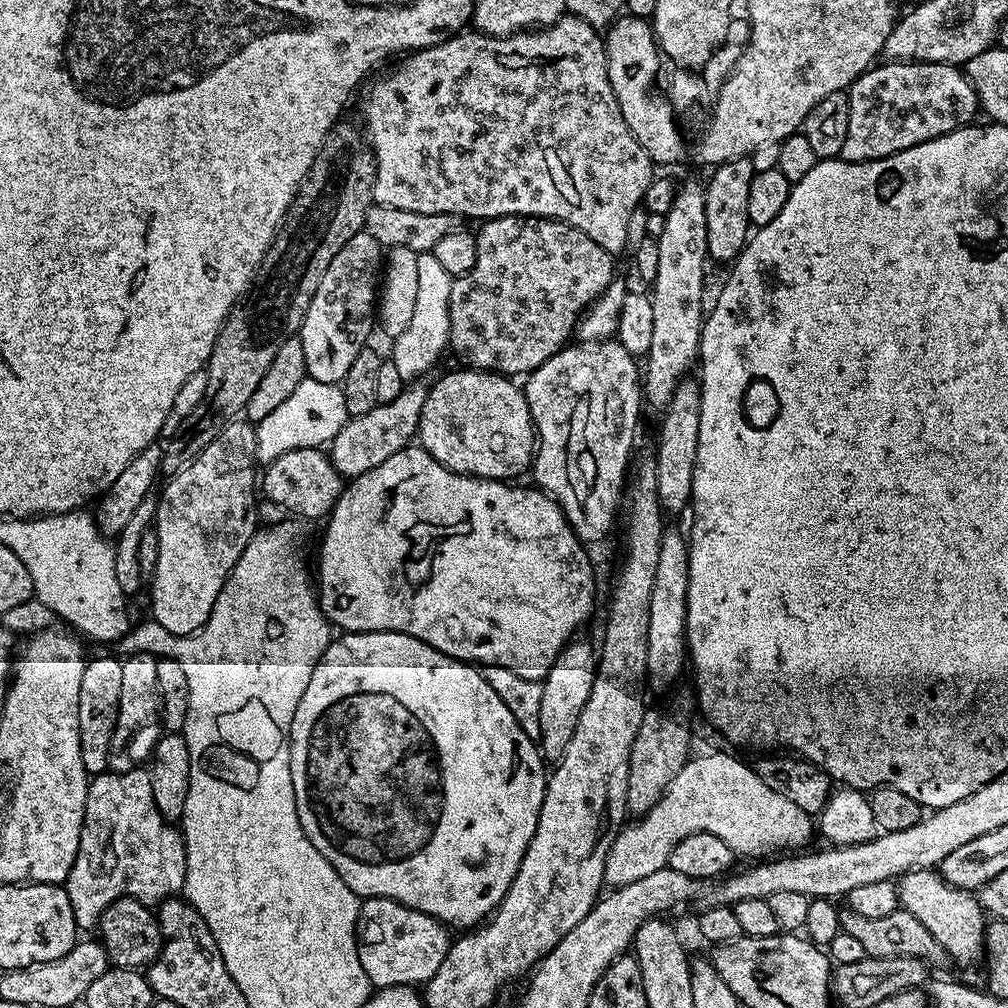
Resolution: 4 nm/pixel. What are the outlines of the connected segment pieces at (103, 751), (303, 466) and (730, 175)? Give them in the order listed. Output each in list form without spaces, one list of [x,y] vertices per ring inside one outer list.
[[[96,656],[93,660],[91,657],[82,670],[82,690],[78,690],[78,742],[82,750],[82,766],[89,777],[101,776],[103,772],[109,771],[108,759],[118,722],[118,698],[122,698],[122,659],[112,656]]]
[[[320,448],[290,450],[276,460],[270,461],[262,472],[263,495],[265,492],[272,504],[282,505],[285,513],[301,521],[320,519],[323,521],[331,516],[345,487],[345,477],[341,476],[340,471],[334,466],[331,455]]]
[[[751,159],[731,160],[711,169],[712,177],[704,184],[706,206],[706,242],[709,261],[731,265],[750,239],[746,205],[750,203],[750,182],[754,175]]]

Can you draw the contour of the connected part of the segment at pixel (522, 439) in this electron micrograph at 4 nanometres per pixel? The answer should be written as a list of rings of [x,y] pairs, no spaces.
[[[464,370],[468,372],[448,372],[435,385],[434,383],[428,389],[428,397],[422,406],[420,415],[420,431],[418,433],[419,447],[433,456],[442,466],[446,466],[452,472],[461,472],[463,476],[477,476],[483,480],[502,480],[505,482],[515,481],[515,476],[520,476],[529,471],[532,467],[532,457],[536,455],[536,427],[532,425],[532,415],[530,406],[524,397],[524,389],[515,379],[509,378],[503,374],[494,372],[481,372],[479,370]]]

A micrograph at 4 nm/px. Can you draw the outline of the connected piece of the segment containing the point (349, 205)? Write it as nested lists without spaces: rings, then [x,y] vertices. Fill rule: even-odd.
[[[337,122],[328,132],[328,137],[310,166],[307,178],[300,184],[296,196],[292,199],[292,205],[288,207],[288,213],[276,230],[276,239],[272,241],[264,261],[260,263],[255,283],[230,310],[206,365],[208,398],[183,421],[185,430],[192,432],[192,436],[165,451],[162,465],[165,477],[175,476],[194,458],[198,458],[198,454],[202,454],[202,450],[206,450],[206,446],[214,442],[218,433],[247,409],[250,394],[258,390],[258,382],[262,382],[266,370],[270,370],[270,362],[274,362],[274,354],[278,354],[282,342],[299,333],[306,310],[310,306],[310,298],[314,298],[314,290],[318,290],[318,282],[322,282],[322,274],[326,274],[326,266],[330,266],[334,254],[338,254],[338,250],[342,250],[342,246],[346,246],[346,242],[350,242],[354,234],[365,231],[368,209],[374,203],[372,187],[376,181],[376,158],[372,154],[365,133],[357,125],[356,129],[354,125],[344,123]]]

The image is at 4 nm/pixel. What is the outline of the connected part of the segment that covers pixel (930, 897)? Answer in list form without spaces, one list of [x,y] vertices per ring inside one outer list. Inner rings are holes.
[[[923,868],[907,872],[899,877],[898,887],[900,889],[900,908],[903,911],[914,914],[926,930],[942,946],[945,957],[949,961],[968,968],[985,959],[984,934],[986,931],[986,913],[980,904],[979,895],[976,892],[967,892],[961,888],[944,881],[939,871]]]

